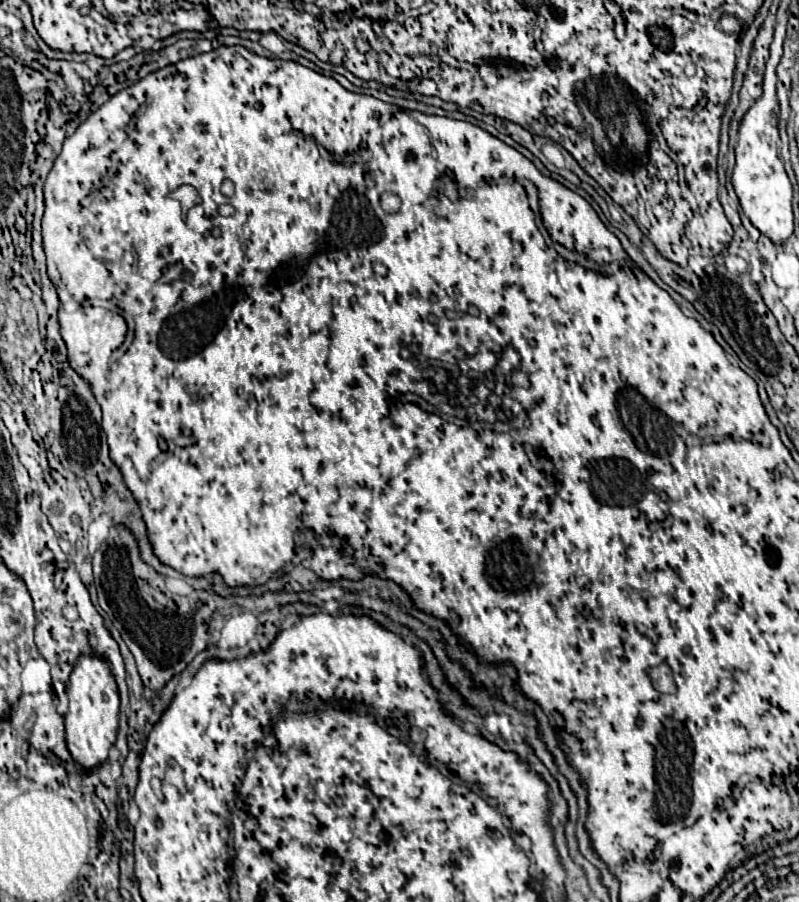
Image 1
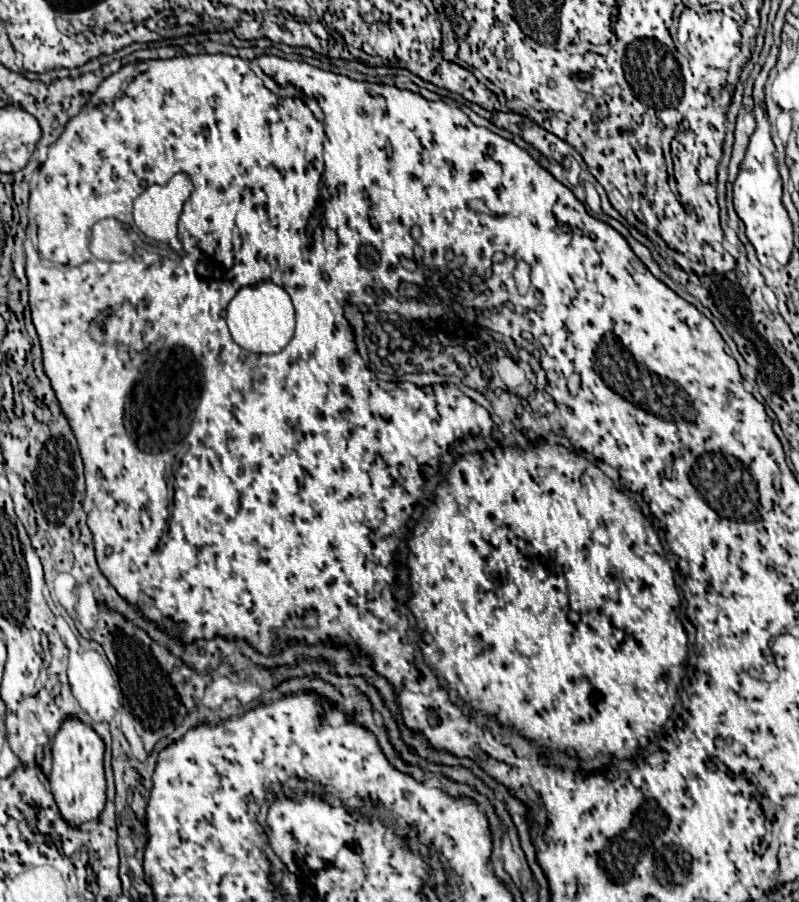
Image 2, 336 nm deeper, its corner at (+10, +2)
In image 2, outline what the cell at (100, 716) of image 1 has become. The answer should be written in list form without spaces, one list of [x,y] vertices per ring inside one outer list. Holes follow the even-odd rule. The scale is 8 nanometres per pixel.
[[[66,720],[52,740],[52,774],[50,788],[54,802],[62,818],[72,826],[80,828],[84,822],[96,820],[106,804],[106,780],[104,780],[104,742],[100,736],[80,724],[80,720]]]

